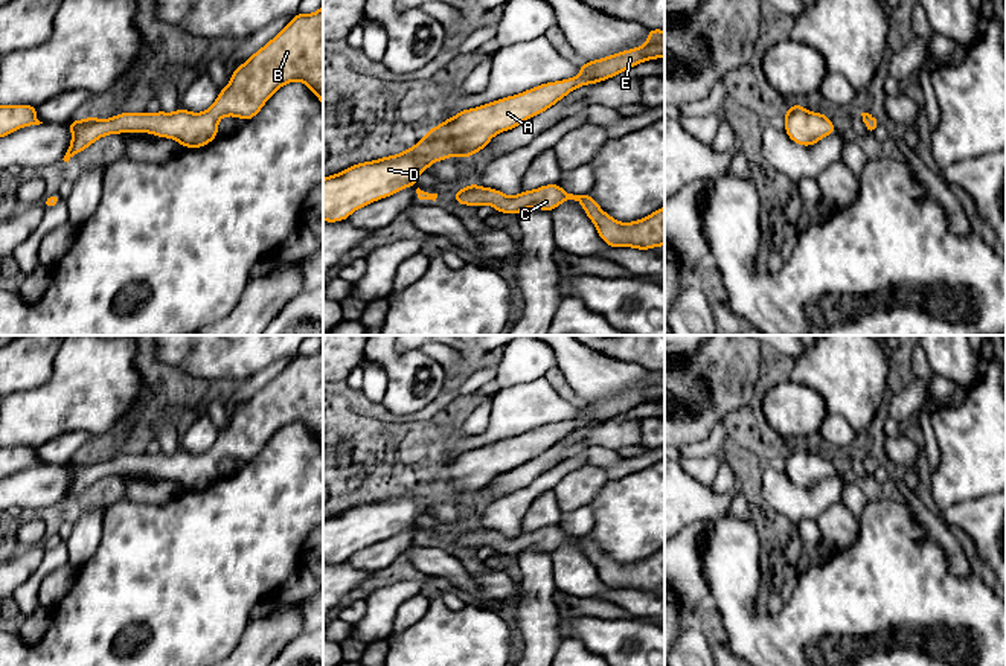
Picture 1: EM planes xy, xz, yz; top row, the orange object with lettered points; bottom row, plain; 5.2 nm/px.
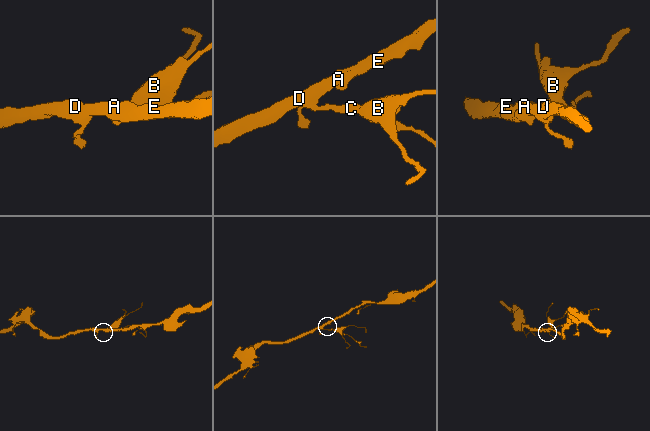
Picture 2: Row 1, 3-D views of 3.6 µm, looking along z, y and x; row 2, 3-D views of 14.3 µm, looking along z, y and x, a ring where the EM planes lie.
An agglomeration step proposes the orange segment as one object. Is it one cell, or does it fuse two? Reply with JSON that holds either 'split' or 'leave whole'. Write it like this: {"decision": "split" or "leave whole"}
{"decision": "leave whole"}

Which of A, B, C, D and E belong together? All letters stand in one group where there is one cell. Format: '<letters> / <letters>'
A B C D E

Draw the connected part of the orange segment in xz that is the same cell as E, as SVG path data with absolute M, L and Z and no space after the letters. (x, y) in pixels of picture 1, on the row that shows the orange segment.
M648 29L648 40L642 47L628 49L611 56L582 62L579 66L582 72L578 76L546 82L514 96L501 98L476 108L460 110L456 116L441 122L434 128L430 128L419 143L407 148L401 154L387 155L372 162L361 162L338 174L323 178L323 221L344 221L351 213L370 203L395 195L405 187L415 186L418 175L427 171L428 166L436 162L445 160L448 157L469 158L473 154L482 151L498 133L520 126L527 119L549 110L578 87L598 84L620 75L633 66L663 56L665 30Z

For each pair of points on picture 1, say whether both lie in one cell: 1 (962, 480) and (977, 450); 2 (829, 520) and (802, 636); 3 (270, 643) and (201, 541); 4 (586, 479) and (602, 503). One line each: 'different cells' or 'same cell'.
1: same cell
2: different cells
3: different cells
4: different cells

